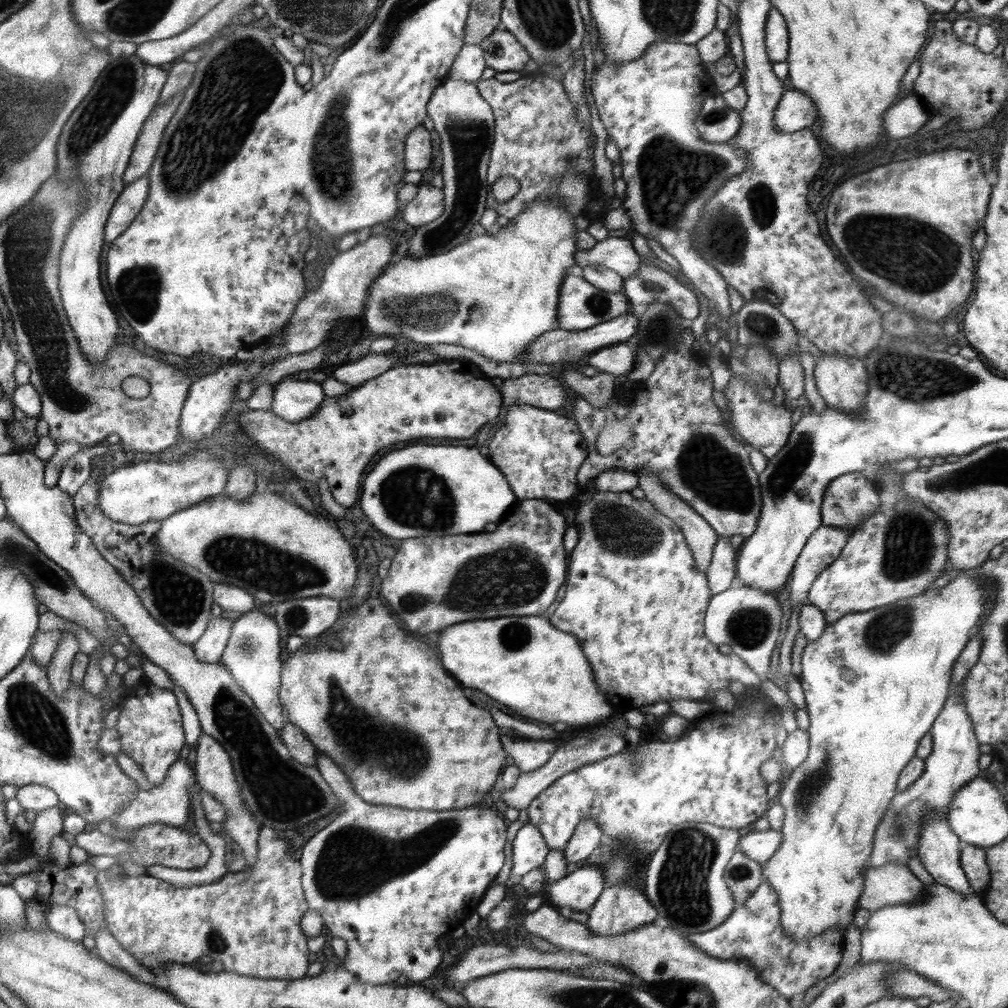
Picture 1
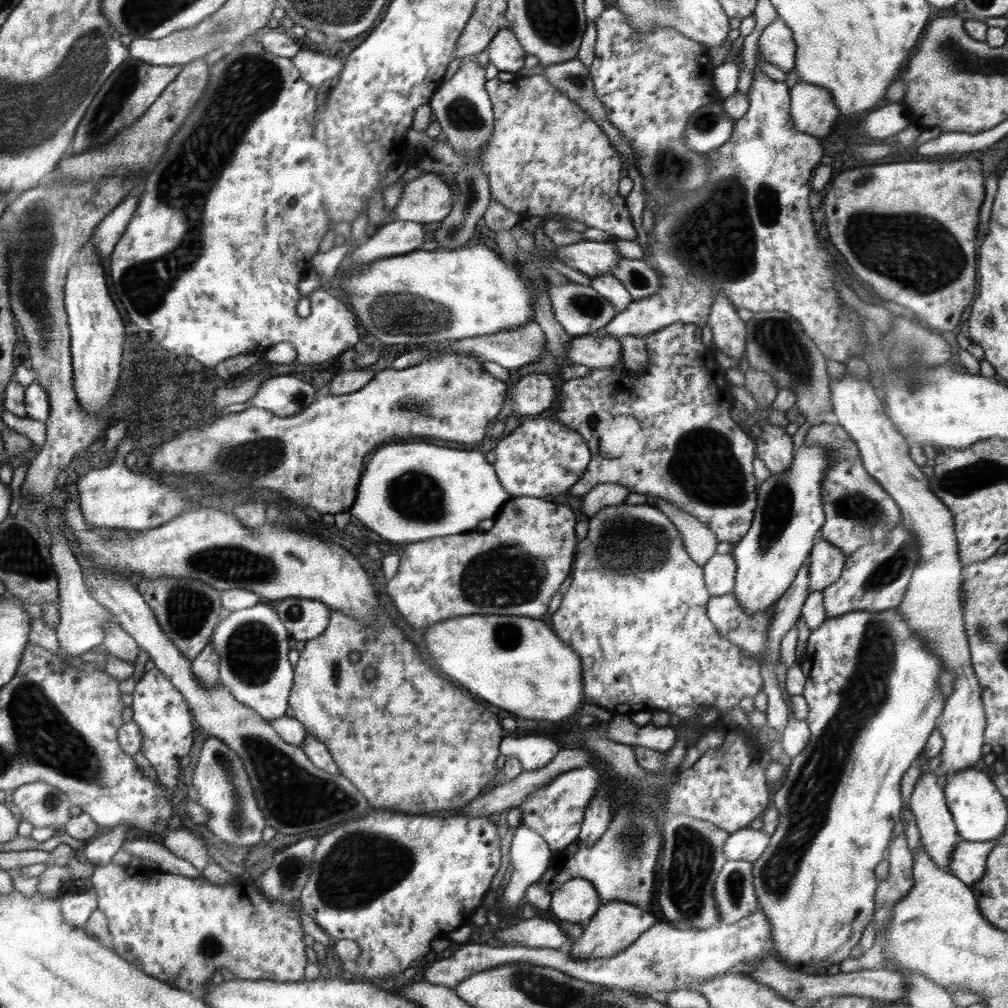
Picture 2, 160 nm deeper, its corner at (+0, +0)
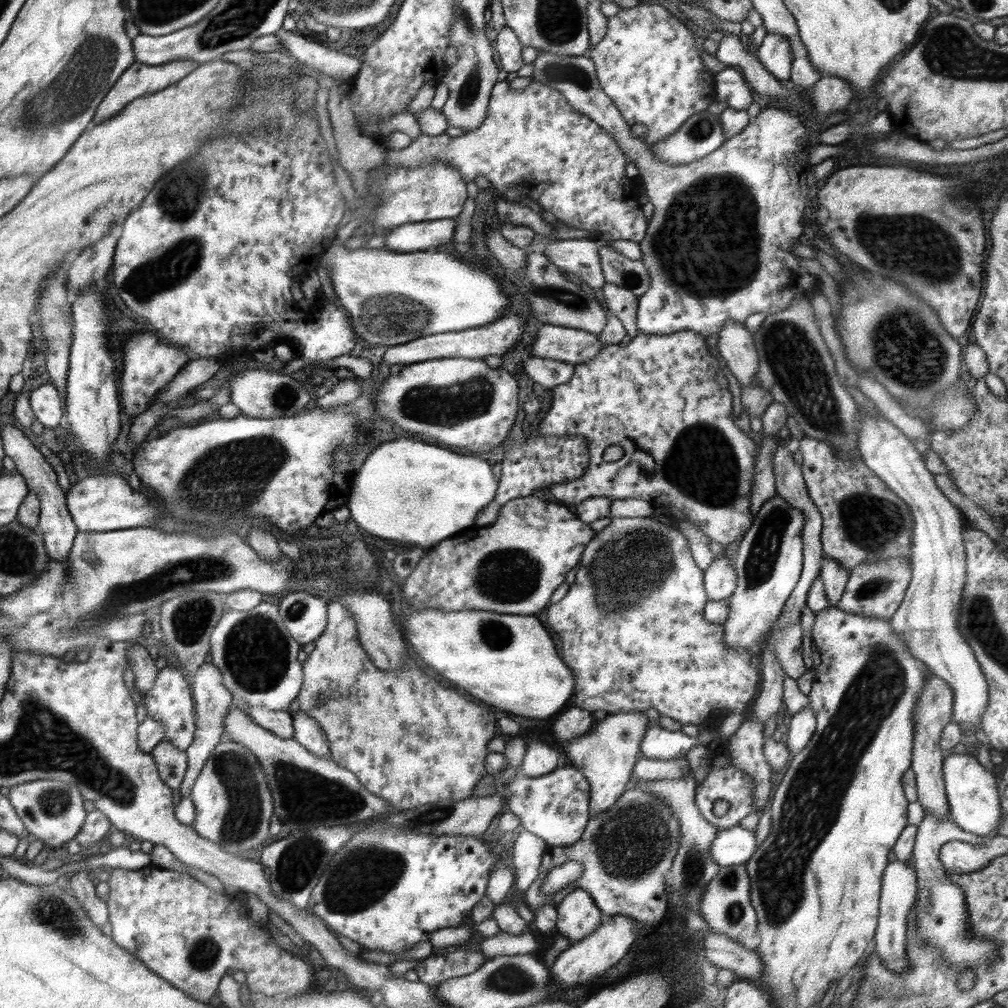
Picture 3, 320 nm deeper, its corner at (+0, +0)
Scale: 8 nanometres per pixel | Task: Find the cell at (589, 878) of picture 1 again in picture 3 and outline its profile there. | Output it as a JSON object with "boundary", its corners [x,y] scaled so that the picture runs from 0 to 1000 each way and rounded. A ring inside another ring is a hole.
{"boundary":[[[578,881],[562,886],[552,903],[554,925],[566,936],[585,929],[600,911],[589,892]]]}

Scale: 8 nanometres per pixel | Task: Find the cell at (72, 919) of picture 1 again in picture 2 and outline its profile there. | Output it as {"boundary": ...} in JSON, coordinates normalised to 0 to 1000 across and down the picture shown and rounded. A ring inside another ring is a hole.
{"boundary":[[[95,882],[63,885],[58,892],[61,895],[62,909],[65,912],[65,915],[77,921],[85,922],[88,909],[96,901]]]}

